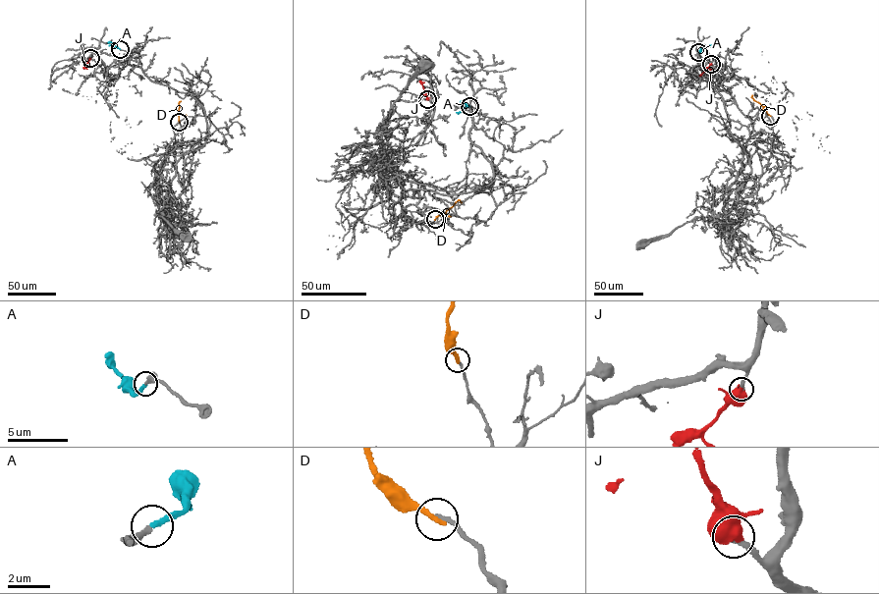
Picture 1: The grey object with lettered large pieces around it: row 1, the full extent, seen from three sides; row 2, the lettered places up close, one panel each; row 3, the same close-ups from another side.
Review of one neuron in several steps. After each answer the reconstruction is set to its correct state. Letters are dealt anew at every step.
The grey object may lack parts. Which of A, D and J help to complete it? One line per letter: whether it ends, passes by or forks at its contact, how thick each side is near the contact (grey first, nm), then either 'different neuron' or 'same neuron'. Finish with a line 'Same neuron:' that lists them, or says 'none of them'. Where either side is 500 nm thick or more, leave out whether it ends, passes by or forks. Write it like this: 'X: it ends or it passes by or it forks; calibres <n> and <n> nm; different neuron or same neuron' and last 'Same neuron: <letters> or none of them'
A: it ends; calibres 240 and 280 nm; same neuron
D: it ends; calibres 190 and 280 nm; different neuron
J: calibres 280 and 750 nm; same neuron
Same neuron: A, J

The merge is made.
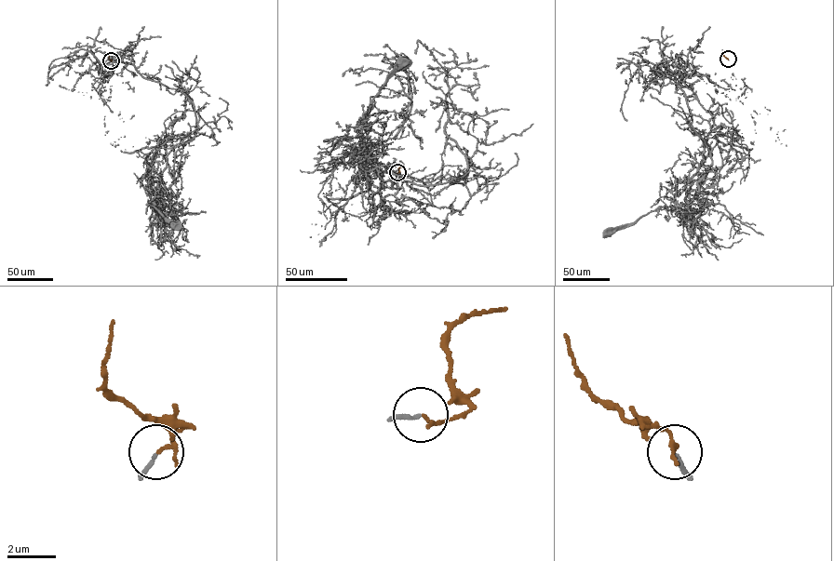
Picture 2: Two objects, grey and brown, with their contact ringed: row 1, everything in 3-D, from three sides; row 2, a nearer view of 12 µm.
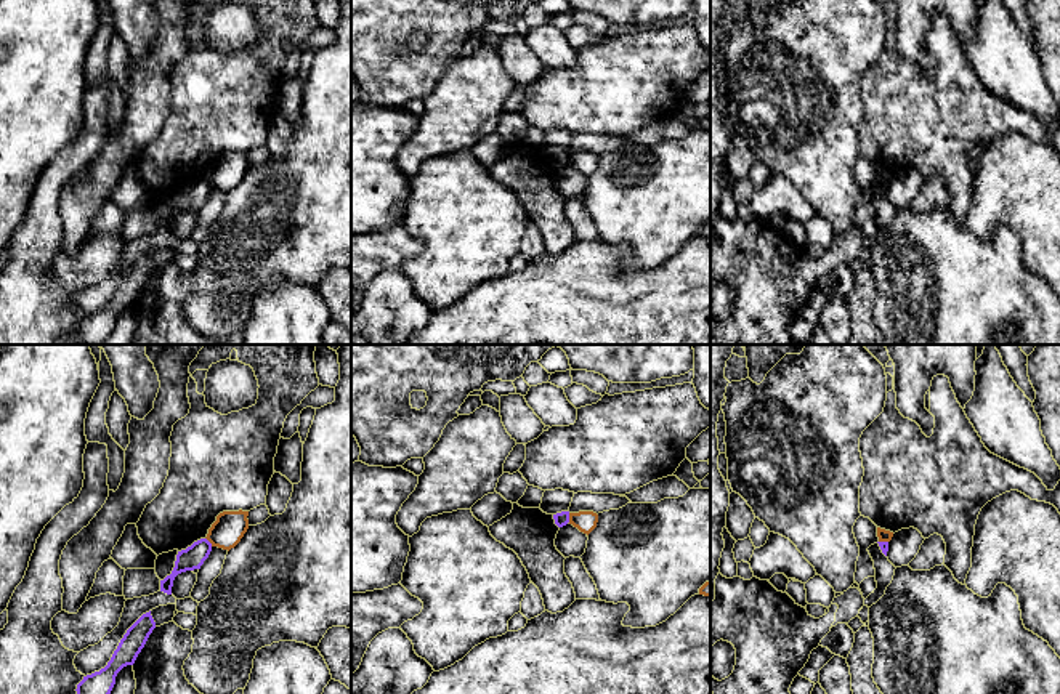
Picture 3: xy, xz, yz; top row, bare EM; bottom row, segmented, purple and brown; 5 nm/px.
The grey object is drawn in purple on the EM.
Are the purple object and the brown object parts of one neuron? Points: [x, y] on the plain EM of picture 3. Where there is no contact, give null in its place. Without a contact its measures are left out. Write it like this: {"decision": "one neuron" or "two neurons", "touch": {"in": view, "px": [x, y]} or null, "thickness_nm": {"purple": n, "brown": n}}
{"decision": "two neurons", "touch": {"in": "xz", "px": [568, 159]}, "thickness_nm": {"purple": 70, "brown": 110}}

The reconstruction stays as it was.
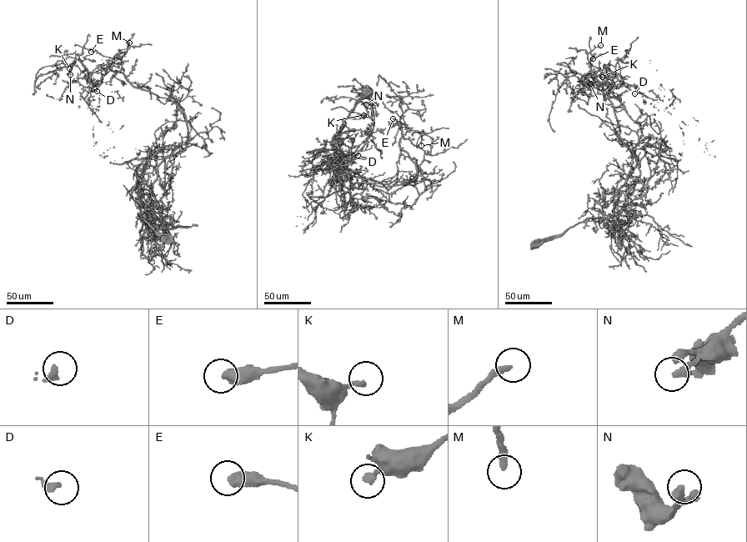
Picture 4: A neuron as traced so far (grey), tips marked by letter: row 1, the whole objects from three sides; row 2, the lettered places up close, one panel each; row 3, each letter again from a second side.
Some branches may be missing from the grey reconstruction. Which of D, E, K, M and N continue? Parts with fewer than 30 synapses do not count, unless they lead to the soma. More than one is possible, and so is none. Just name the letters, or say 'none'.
D, M

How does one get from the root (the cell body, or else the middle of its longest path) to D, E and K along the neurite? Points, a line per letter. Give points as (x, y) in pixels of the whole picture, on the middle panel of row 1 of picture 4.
D: (367, 93), (338, 132), (335, 163), (352, 183), (417, 178), (400, 122), (369, 132), (358, 155)
E: (367, 93), (335, 140), (335, 162), (351, 183), (392, 186), (417, 178), (399, 144), (410, 129), (393, 118)
K: (367, 93), (335, 163), (352, 183), (417, 179), (410, 129), (370, 135), (363, 115)

